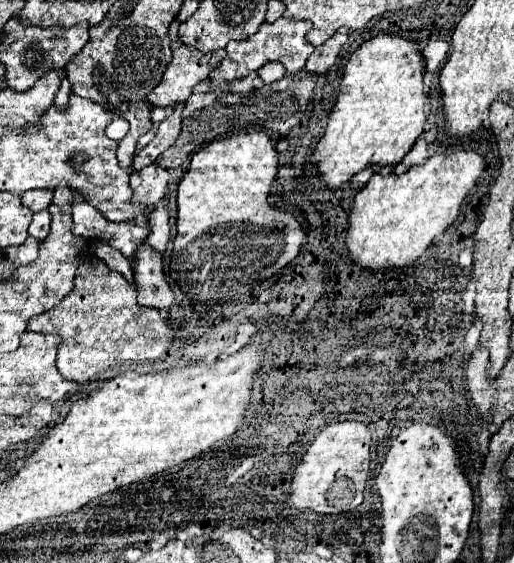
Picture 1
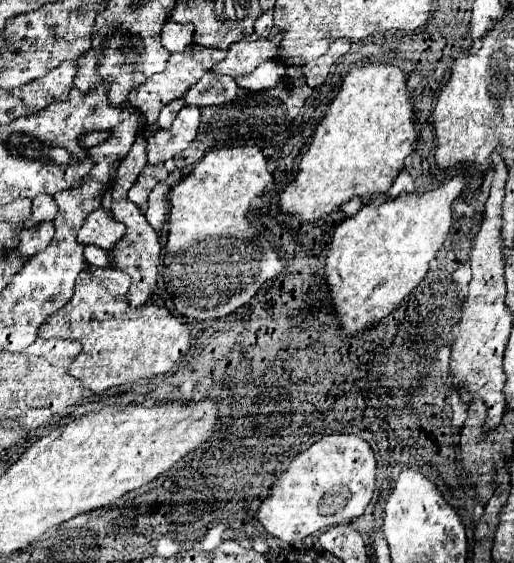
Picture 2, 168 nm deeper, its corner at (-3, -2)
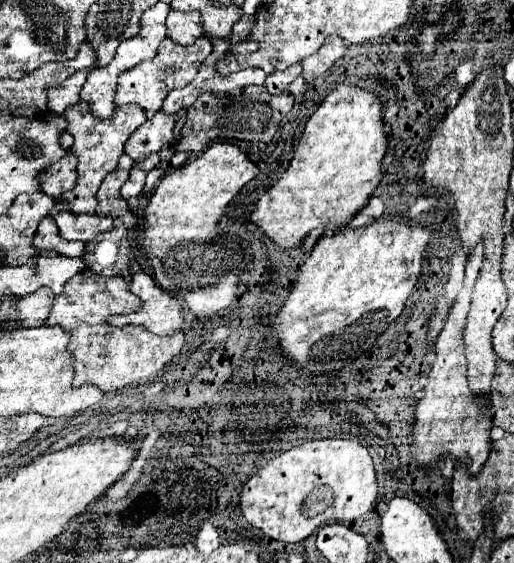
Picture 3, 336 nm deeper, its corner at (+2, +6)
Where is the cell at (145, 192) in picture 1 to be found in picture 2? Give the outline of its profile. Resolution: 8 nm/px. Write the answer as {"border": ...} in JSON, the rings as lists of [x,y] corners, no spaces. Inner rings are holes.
{"border":[[[141,173],[141,175],[137,177],[137,181],[133,183],[133,187],[129,189],[129,201],[133,201],[133,203],[139,205],[139,207],[145,205],[149,193],[153,191],[153,187],[155,187],[157,183],[159,183],[159,181],[157,181],[155,177]]]}

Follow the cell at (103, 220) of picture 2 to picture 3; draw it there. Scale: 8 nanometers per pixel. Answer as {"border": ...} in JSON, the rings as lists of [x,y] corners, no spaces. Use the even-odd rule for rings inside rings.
{"border":[[[54,203],[50,217],[58,223],[60,235],[64,239],[80,239],[88,241],[100,233],[106,233],[112,229],[112,219],[98,217],[98,215],[76,215],[70,211],[66,203]]]}

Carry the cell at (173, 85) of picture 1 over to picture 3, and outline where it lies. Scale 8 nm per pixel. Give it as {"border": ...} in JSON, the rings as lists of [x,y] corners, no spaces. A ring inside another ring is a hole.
{"border":[[[200,37],[194,45],[176,45],[170,39],[162,41],[158,47],[158,53],[154,59],[146,59],[134,69],[128,69],[118,75],[118,91],[116,91],[116,105],[126,105],[126,103],[136,103],[146,111],[146,117],[154,117],[162,109],[162,101],[166,95],[174,89],[186,87],[198,73],[202,61],[212,53],[212,43],[208,37]]]}

